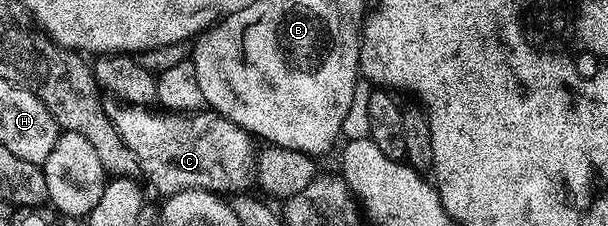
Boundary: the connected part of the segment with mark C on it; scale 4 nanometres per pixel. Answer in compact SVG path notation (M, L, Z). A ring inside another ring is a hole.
M124 102L114 105L108 109L111 122L137 159L140 173L145 174L161 198L192 188L204 188L218 194L232 193L244 189L241 187L248 180L250 183L255 172L254 141L248 132L226 116L219 116L212 110L160 116L147 106Z

